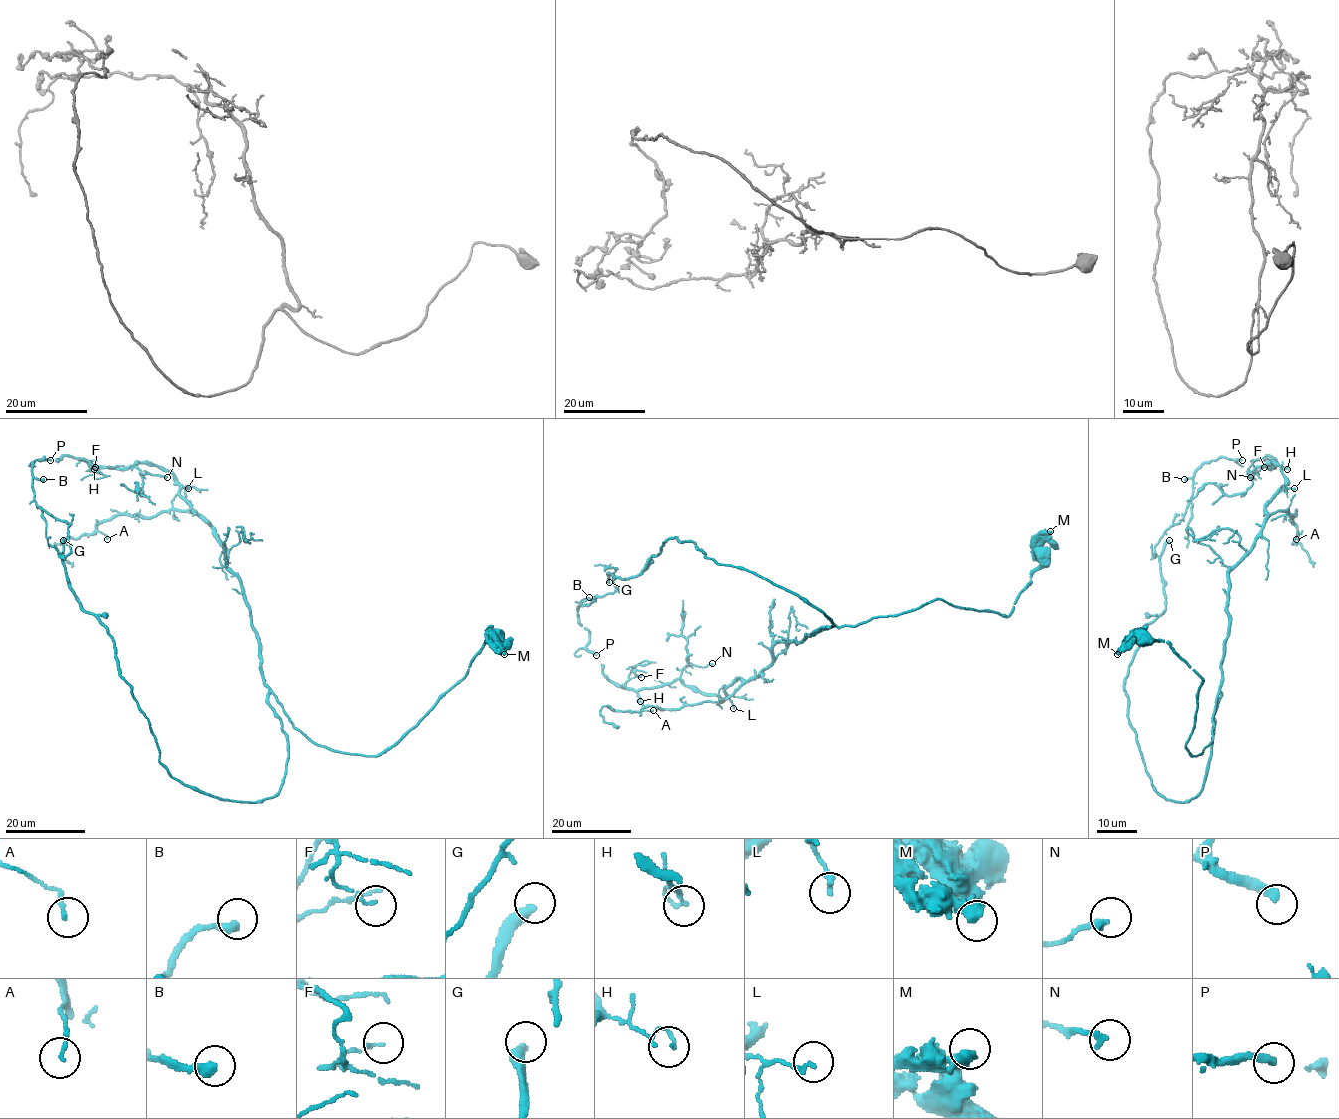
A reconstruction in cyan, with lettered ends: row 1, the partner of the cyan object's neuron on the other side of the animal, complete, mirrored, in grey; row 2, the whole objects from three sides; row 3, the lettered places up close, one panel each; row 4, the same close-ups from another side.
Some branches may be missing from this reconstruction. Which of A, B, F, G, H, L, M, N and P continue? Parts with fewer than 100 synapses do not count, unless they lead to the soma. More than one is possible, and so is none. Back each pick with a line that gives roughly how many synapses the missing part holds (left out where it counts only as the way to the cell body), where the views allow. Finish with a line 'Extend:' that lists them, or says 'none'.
G: Roughly 130 synapses
Extend: G

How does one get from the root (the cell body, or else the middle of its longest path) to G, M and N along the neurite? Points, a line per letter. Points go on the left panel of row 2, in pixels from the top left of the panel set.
G: (498, 635), (376, 756), (312, 743), (271, 693), (280, 789), (222, 799), (159, 761), (63, 540)
M: (498, 635), (501, 634), (497, 639), (497, 646), (504, 654)
N: (498, 635), (376, 756), (312, 743), (265, 683), (250, 605), (216, 533), (171, 473), (134, 465), (167, 477)

